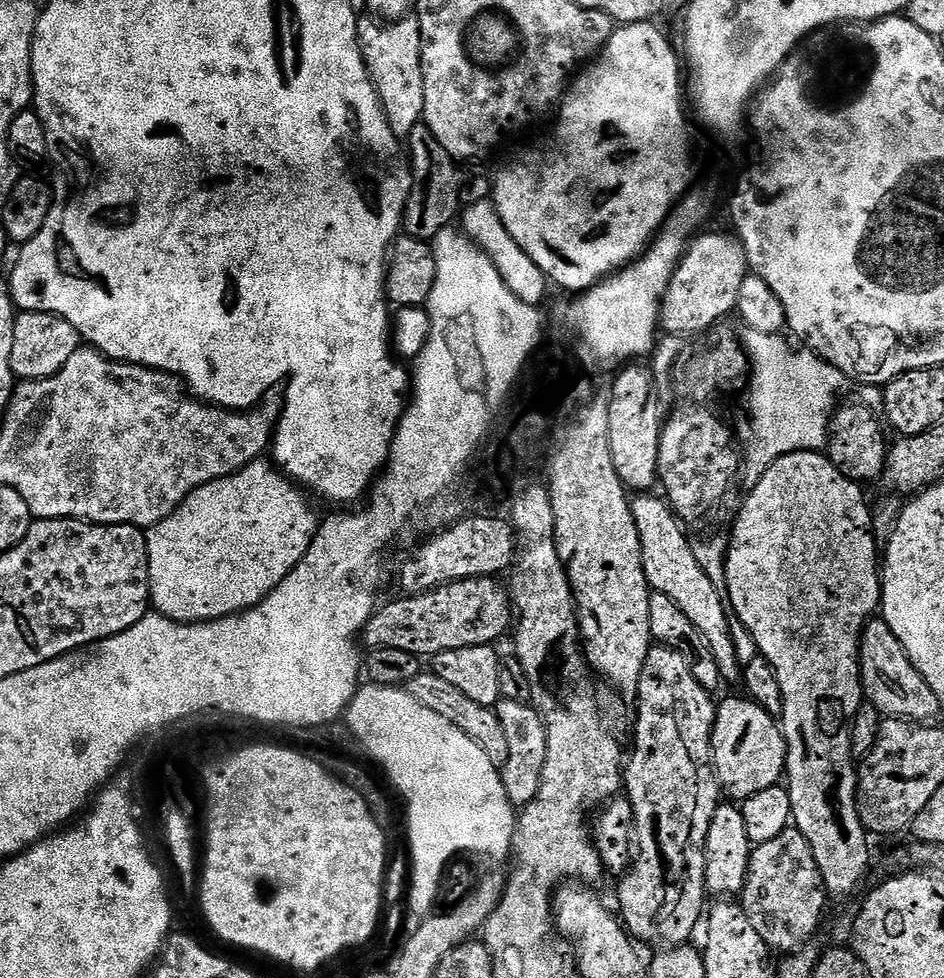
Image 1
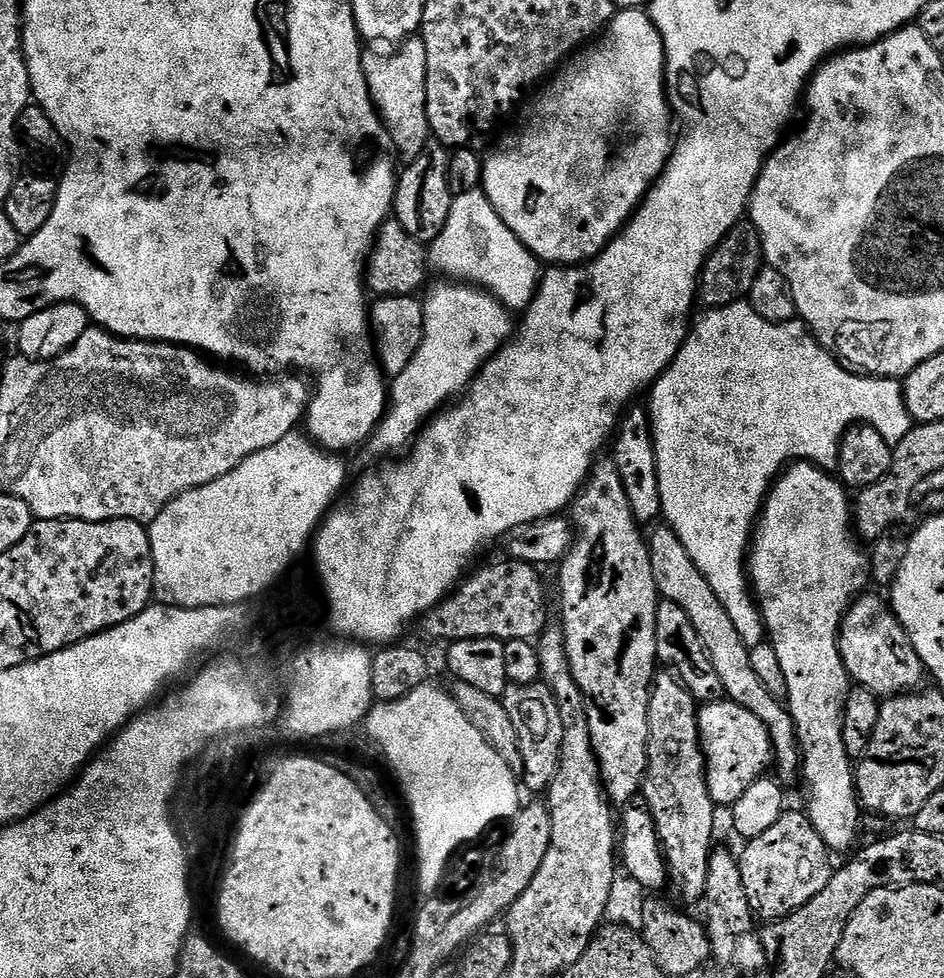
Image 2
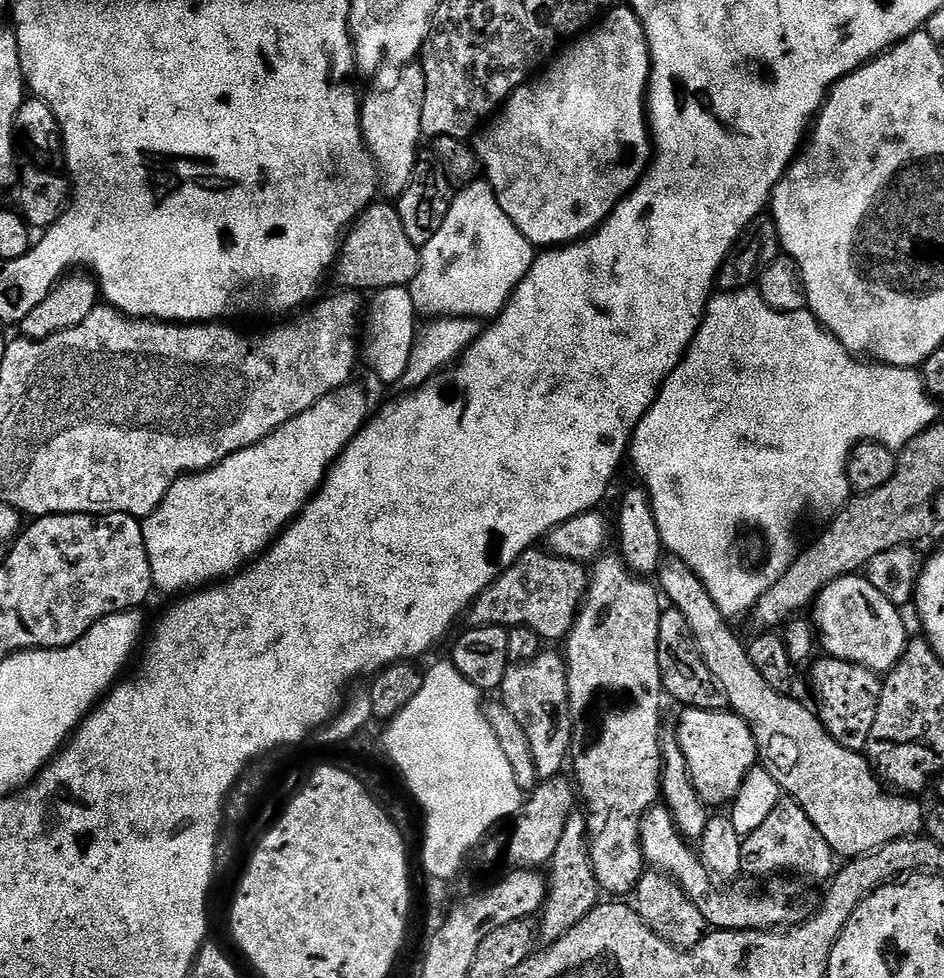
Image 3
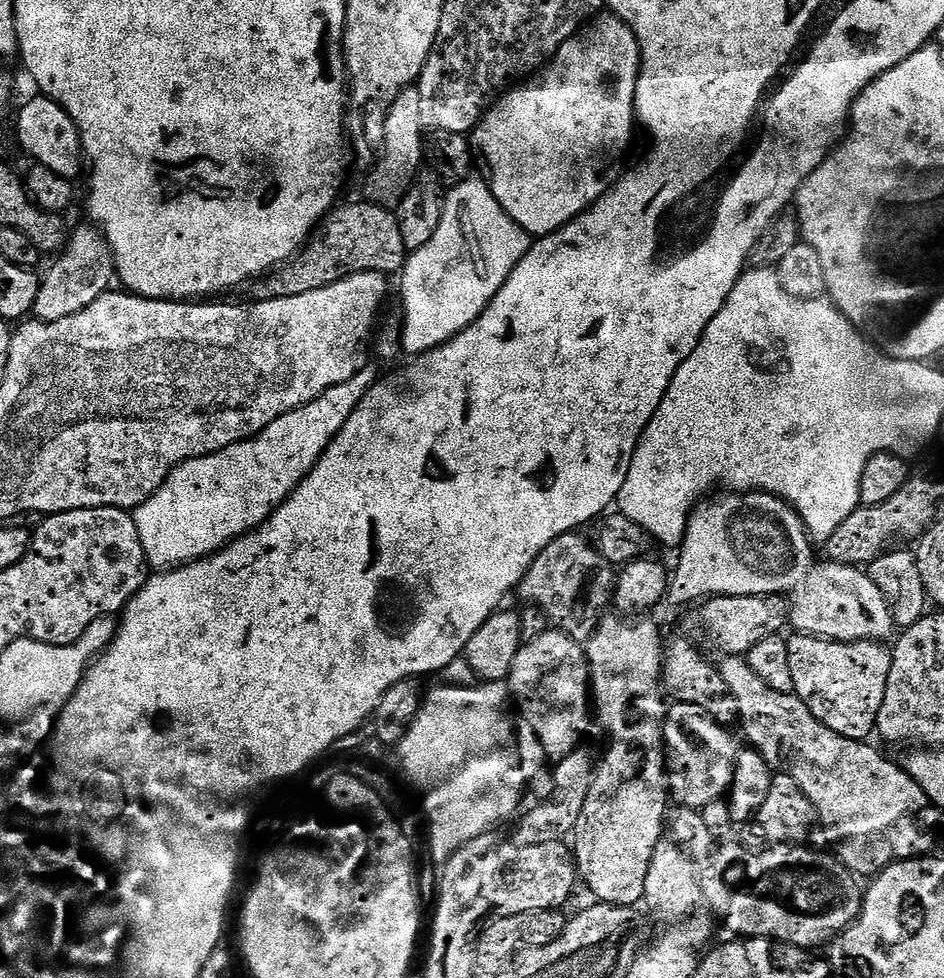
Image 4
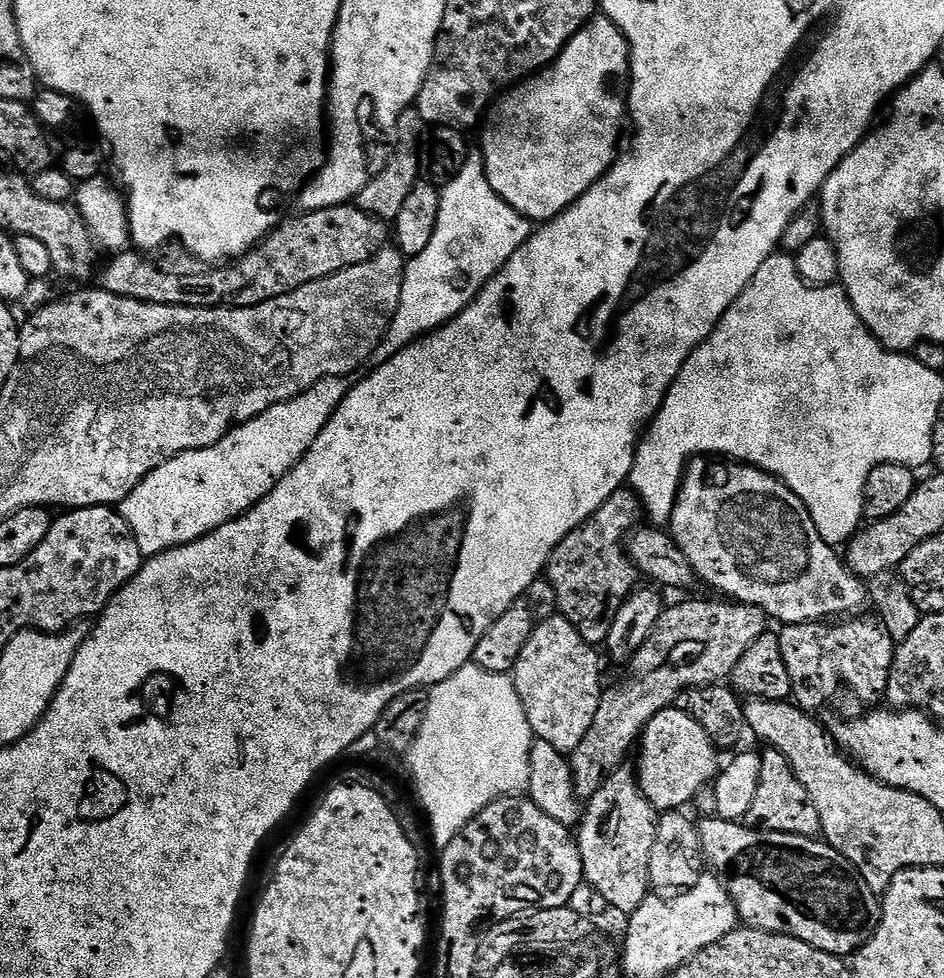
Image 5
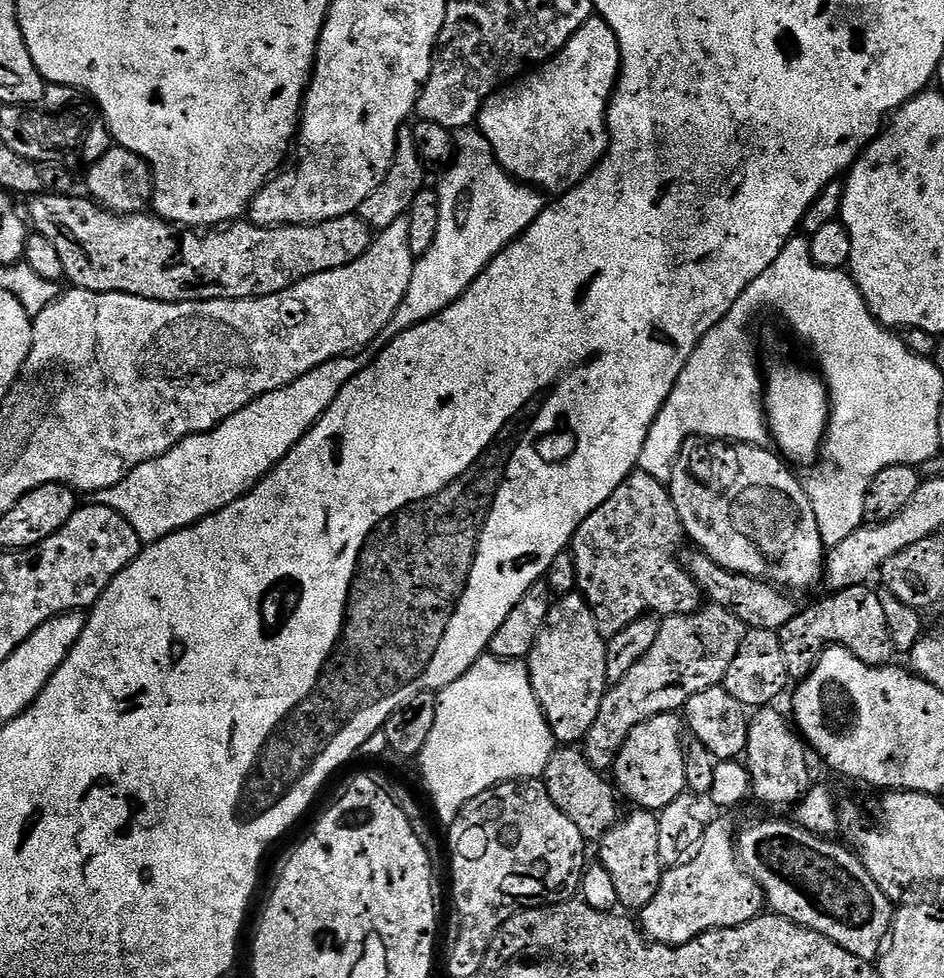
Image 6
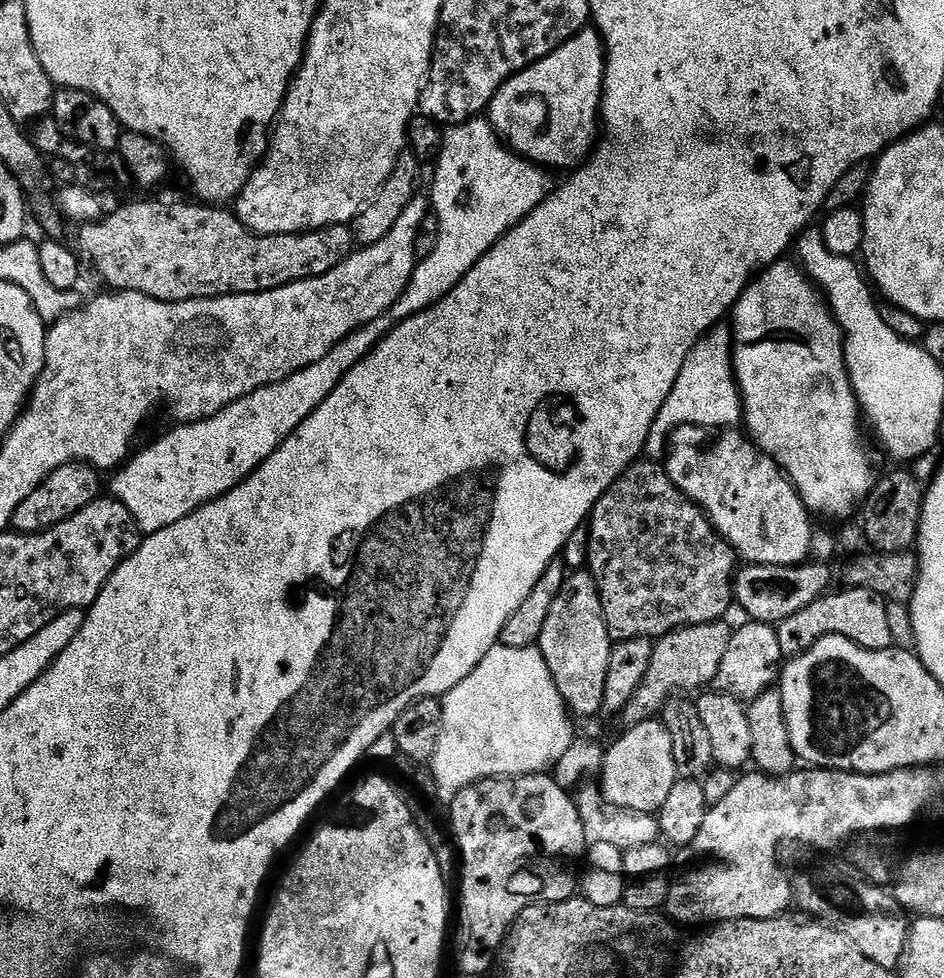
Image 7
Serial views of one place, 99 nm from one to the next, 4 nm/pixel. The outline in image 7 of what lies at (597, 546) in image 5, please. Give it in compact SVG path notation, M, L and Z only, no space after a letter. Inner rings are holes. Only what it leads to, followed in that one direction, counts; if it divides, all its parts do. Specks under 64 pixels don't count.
M641 458L631 464L621 476L602 494L600 501L590 513L587 521L588 529L588 563L586 570L594 578L598 586L598 594L602 598L602 614L606 618L606 630L614 642L633 640L634 638L659 638L670 634L675 628L709 624L715 620L724 620L727 617L728 607L734 604L734 577L738 571L738 557L732 545L728 544L716 533L715 528L708 520L702 509L693 500L686 498L682 490L674 486L667 472L659 463L648 458Z

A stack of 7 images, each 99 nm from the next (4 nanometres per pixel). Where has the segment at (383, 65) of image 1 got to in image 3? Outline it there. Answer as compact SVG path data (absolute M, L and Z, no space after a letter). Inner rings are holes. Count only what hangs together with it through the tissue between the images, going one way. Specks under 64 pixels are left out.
M423 63L405 64L399 69L399 72L400 77L389 88L384 88L381 92L372 92L368 97L365 95L360 106L360 129L364 140L368 143L368 149L372 152L372 157L376 159L376 167L380 173L379 191L383 195L385 192L388 195L385 197L388 198L399 198L406 190L406 186L410 186L416 173L416 165L421 159L420 140L422 141L424 136L422 106L426 102L426 74Z

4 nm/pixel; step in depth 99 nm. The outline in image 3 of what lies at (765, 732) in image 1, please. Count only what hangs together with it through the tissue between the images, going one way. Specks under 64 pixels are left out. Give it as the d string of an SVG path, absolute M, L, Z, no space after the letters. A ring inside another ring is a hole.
M684 708L681 713L680 725L675 725L674 731L676 741L682 746L682 754L686 754L686 766L690 770L694 790L705 806L731 805L746 774L758 764L756 743L750 726L731 710L711 712Z

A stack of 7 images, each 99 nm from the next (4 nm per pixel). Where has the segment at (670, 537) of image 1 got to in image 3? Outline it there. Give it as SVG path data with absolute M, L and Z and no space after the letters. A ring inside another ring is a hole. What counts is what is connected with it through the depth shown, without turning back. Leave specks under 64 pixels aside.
M665 555L660 562L658 588L666 600L668 595L667 603L686 617L698 654L722 686L728 708L750 726L759 763L778 782L781 793L806 810L810 822L818 826L818 834L826 838L837 857L861 856L886 846L886 842L924 832L926 808L916 801L919 799L885 790L864 752L846 750L825 730L819 715L795 695L783 696L766 686L762 674L750 662L745 641L736 637L735 627L714 606L706 586L682 558Z

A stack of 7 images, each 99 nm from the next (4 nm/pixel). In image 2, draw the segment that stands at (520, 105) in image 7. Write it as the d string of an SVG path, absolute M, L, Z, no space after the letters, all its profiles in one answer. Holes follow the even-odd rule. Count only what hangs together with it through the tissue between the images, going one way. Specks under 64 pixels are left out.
M644 8L619 9L616 17L609 22L599 39L589 43L583 50L577 51L539 89L539 92L540 97L524 113L523 111L519 113L520 121L497 142L496 149L489 156L483 157L482 191L490 198L494 210L498 210L502 222L506 222L510 230L514 230L516 237L536 255L537 260L548 266L575 266L593 260L624 229L625 224L631 220L636 209L643 203L644 197L647 196L649 189L656 183L662 171L661 161L652 160L651 154L646 149L640 148L636 152L636 140L666 139L668 120L670 121L670 105L664 83L664 43L658 30L652 25L652 19L649 18L647 11Z

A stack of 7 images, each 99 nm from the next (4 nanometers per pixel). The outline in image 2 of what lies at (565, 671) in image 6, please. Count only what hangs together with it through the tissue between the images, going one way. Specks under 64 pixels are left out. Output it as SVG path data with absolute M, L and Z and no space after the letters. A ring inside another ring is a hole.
M537 682L530 686L509 684L503 697L506 714L510 714L510 722L514 722L514 730L518 730L518 750L522 752L522 784L532 792L547 793L554 782L554 774L558 774L558 762L562 750L562 718L558 714L558 706L552 691L547 684Z

